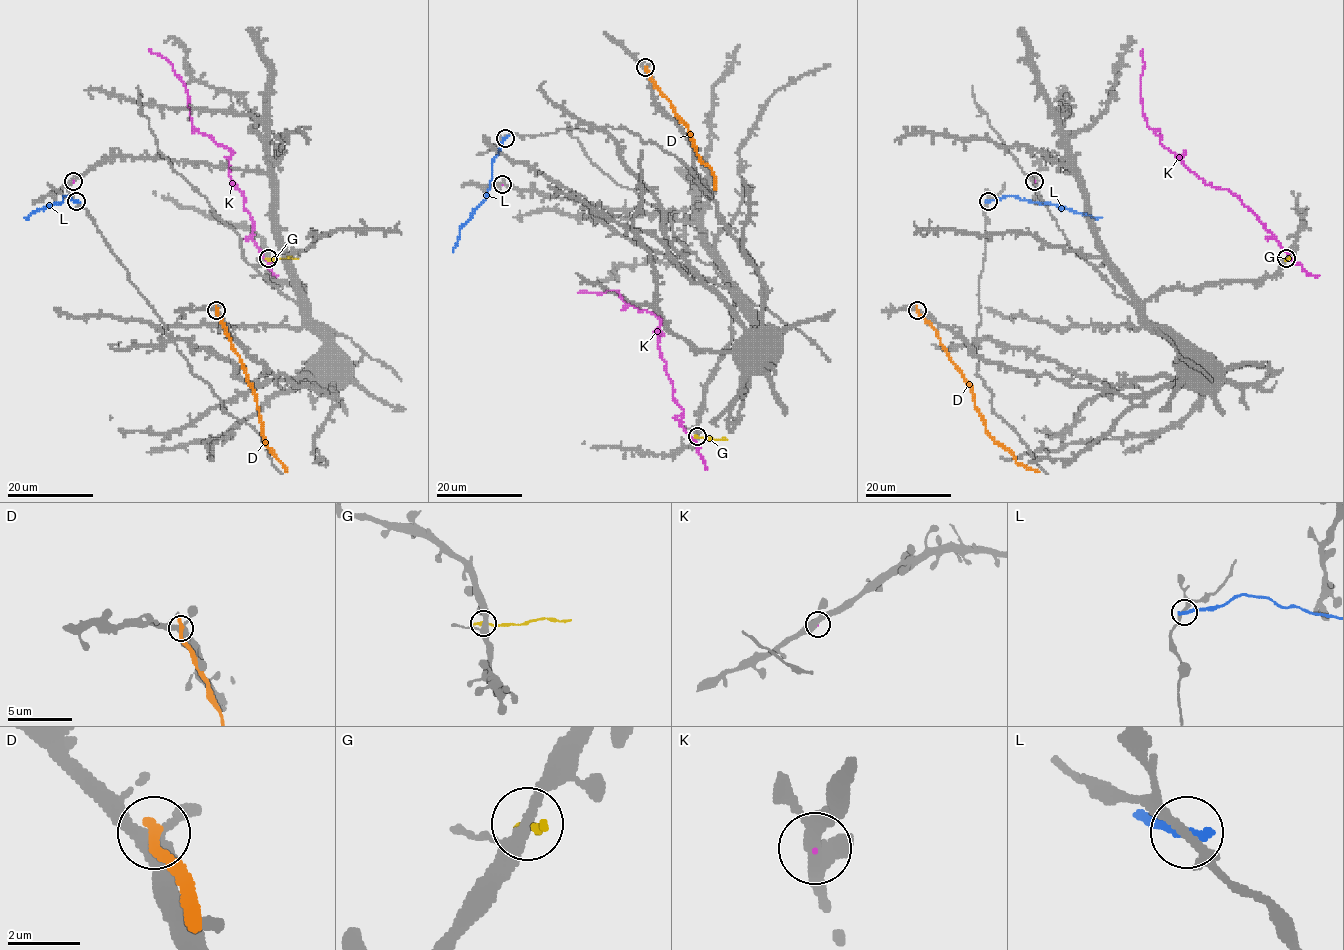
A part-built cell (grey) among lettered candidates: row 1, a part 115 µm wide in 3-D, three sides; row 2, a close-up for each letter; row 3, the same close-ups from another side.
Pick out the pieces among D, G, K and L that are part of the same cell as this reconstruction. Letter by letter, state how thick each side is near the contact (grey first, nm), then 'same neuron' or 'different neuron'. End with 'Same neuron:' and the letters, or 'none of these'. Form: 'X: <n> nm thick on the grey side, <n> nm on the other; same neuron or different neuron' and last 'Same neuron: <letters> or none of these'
D: 360 nm thick on the grey side, 360 nm on the other; different neuron
G: 320 nm thick on the grey side, 240 nm on the other; different neuron
K: 400 nm thick on the grey side, 30 nm on the other; same neuron
L: 240 nm thick on the grey side, 320 nm on the other; different neuron
Same neuron: K

